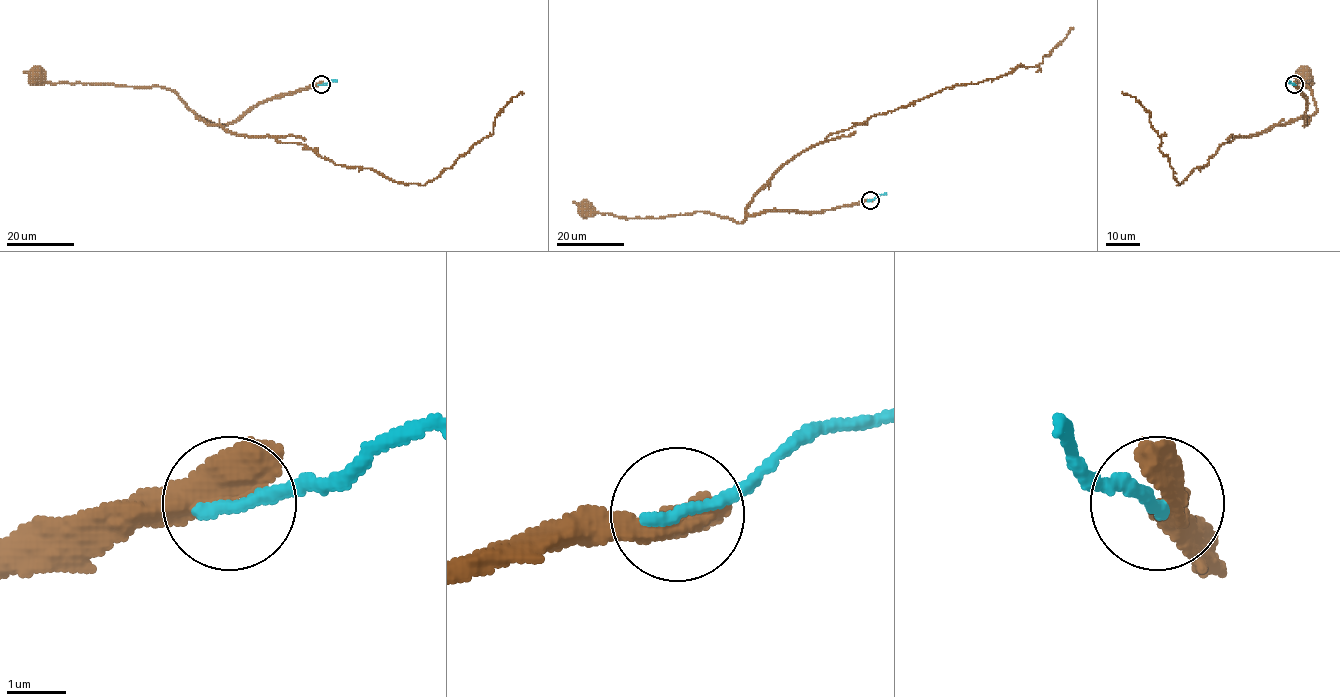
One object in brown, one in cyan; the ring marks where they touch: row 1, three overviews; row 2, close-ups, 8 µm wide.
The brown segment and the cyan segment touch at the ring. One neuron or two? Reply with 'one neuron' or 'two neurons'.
two neurons

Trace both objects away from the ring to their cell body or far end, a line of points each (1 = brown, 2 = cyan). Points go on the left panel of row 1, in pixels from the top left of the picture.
1: (321, 84), (271, 97), (234, 121), (213, 124), (198, 117), (168, 89), (48, 83), (41, 71), (37, 73)
2: (321, 84), (336, 80)

